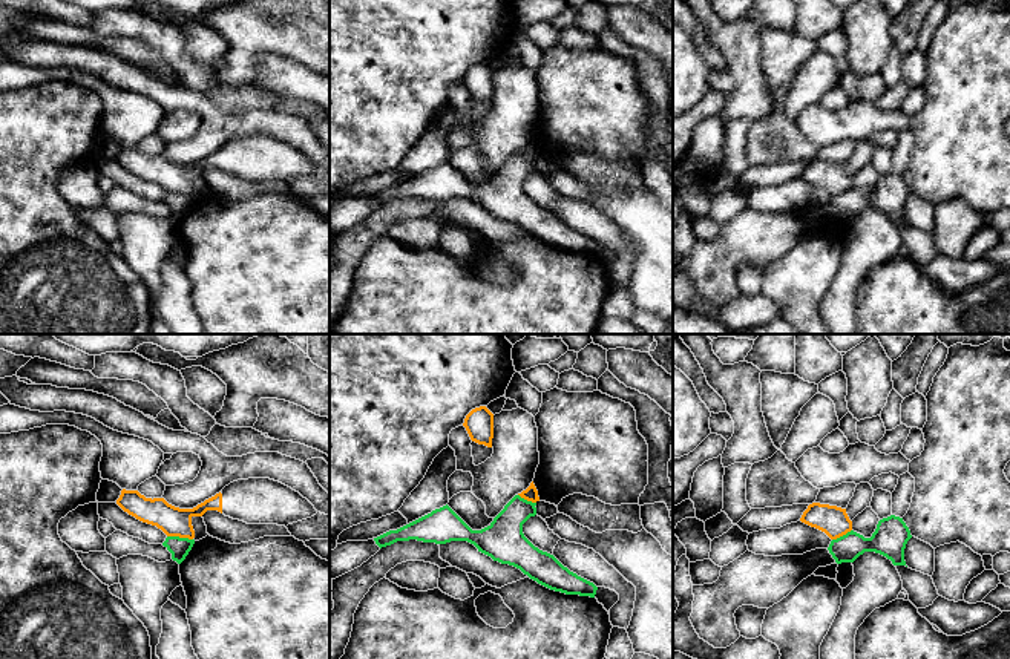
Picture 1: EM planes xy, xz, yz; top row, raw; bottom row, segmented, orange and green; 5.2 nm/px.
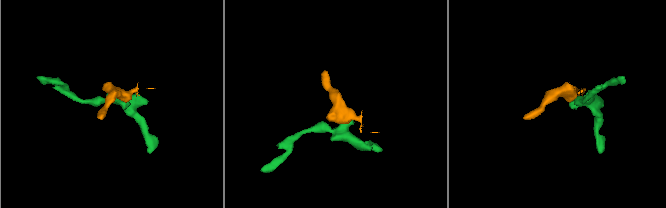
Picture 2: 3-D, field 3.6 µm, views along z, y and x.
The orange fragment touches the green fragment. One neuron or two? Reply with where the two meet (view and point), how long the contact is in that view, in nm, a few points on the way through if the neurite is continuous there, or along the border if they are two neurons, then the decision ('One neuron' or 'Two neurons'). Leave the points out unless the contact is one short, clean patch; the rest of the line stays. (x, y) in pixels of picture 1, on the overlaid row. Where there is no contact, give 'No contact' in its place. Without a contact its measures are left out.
Touches orange at xy (180, 537). Shared border 140 nm. Boundary: xy (167, 535), (192, 540). Two neurons

